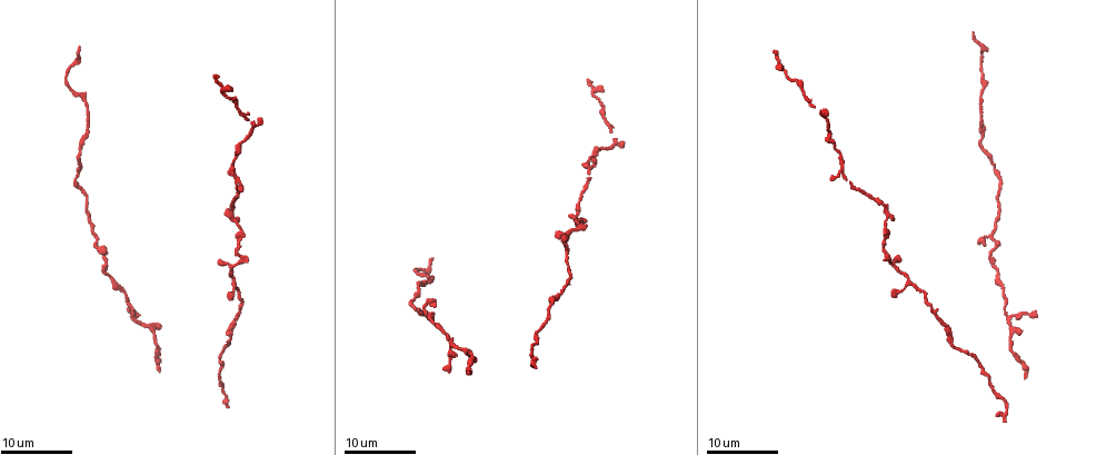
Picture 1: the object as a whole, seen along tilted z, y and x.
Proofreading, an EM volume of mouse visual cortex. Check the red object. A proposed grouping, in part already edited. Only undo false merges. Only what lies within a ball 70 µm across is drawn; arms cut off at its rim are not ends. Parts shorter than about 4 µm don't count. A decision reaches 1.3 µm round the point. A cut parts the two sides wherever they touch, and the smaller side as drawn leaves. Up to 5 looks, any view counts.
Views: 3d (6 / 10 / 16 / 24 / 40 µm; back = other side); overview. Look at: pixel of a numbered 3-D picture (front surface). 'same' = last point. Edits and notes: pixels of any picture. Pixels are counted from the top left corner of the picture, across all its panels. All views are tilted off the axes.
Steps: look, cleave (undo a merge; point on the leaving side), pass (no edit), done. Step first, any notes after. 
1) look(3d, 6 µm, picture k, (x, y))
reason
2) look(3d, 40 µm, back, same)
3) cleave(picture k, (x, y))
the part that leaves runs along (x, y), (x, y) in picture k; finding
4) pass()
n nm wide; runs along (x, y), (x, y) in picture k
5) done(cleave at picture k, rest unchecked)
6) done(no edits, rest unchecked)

look(3d, 16 µm, picture 1, (838, 156))

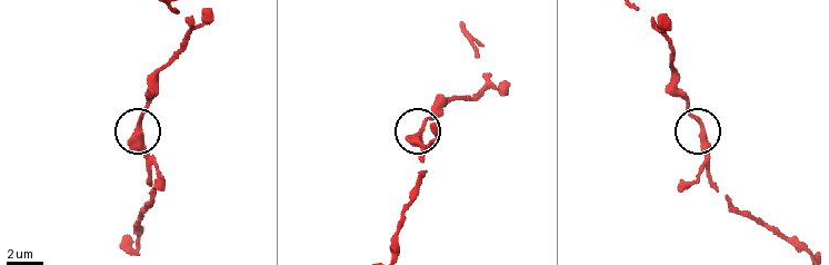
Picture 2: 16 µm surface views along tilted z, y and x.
look(3d, 6 µm, picture 2, (699, 130))
closer look

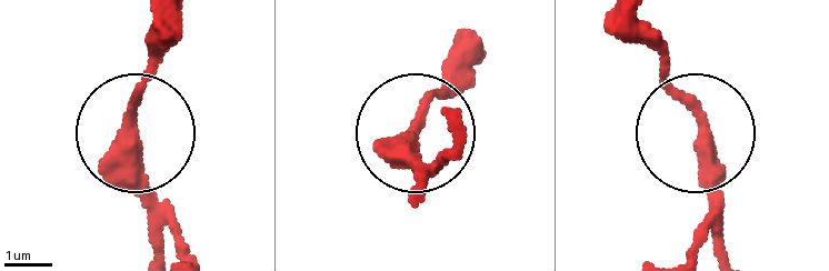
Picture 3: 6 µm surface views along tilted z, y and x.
pass()
runs along (153, 248), (137, 100), (161, 21) in picture 3; one cell here

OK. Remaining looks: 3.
look(3d, 24 µm, picture 1, (231, 213))
two arms at a narrow angle

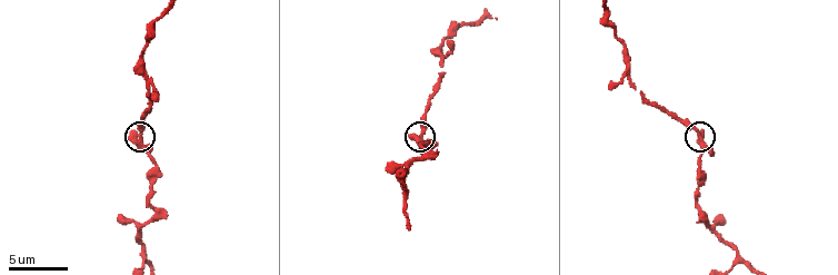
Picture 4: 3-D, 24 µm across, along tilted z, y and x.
look(3d, 10 µm, picture 4, (420, 138))

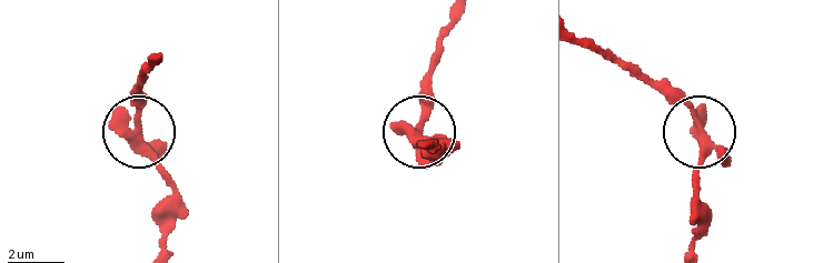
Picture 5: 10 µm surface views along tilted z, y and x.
pass()
310 nm wide; runs along (157, 251), (165, 179), (136, 123), (131, 90) in picture 5; all the same cell

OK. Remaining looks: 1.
done(no edits, rest unchecked)

